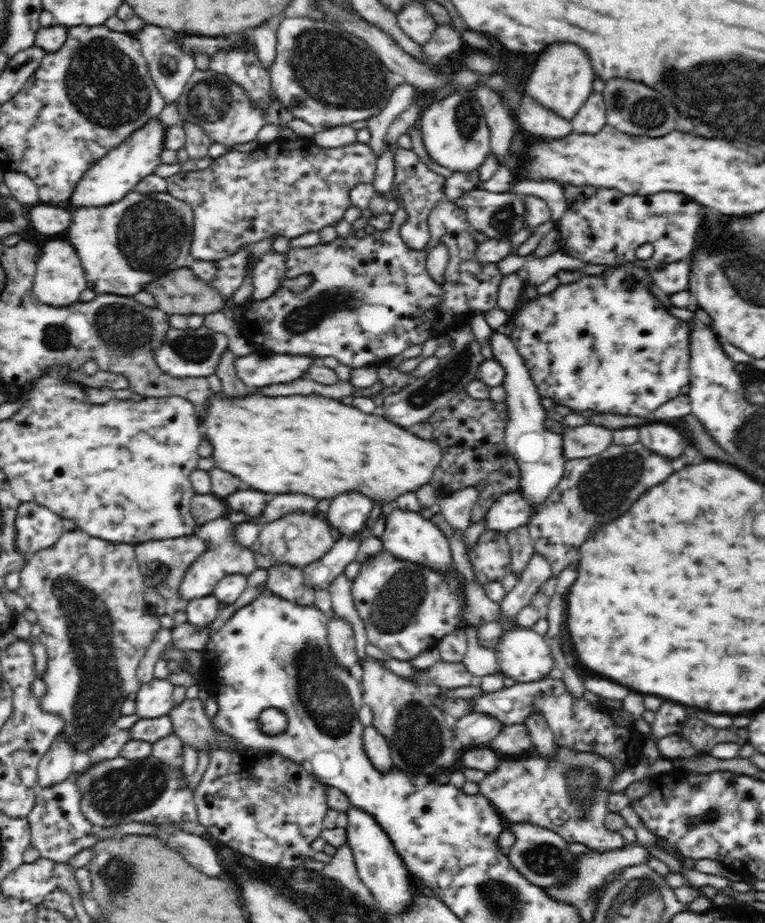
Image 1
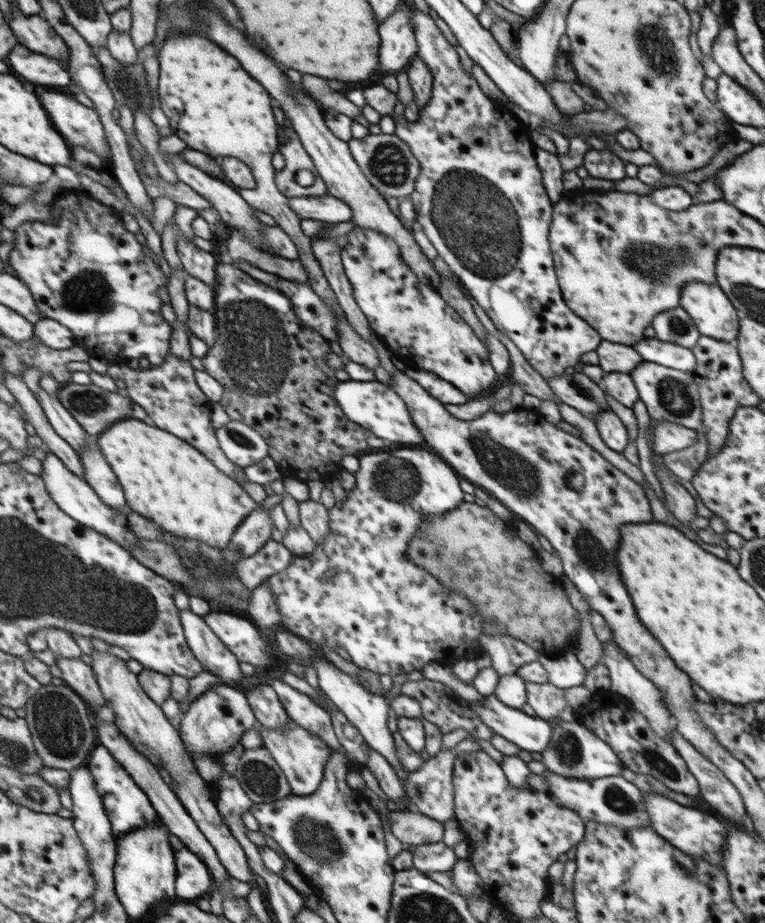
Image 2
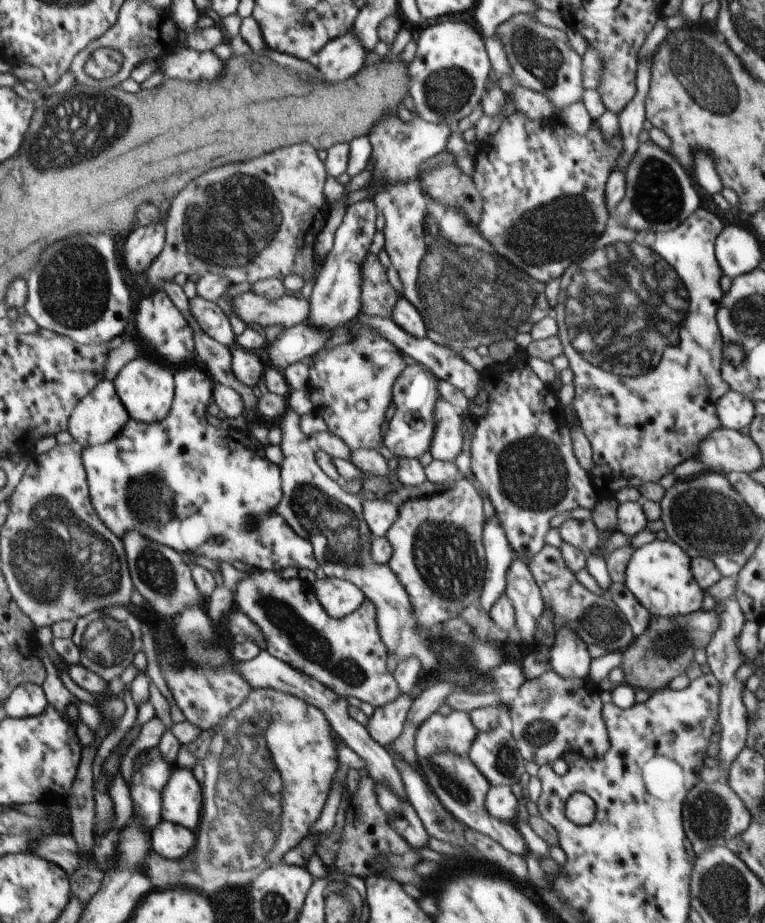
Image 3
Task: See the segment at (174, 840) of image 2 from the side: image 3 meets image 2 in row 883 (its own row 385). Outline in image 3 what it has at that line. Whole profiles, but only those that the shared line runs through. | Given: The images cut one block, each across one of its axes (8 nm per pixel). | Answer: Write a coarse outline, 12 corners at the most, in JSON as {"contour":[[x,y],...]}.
{"contour":[[212,380],[83,448],[104,526],[178,554],[316,570],[278,465],[202,416]]}

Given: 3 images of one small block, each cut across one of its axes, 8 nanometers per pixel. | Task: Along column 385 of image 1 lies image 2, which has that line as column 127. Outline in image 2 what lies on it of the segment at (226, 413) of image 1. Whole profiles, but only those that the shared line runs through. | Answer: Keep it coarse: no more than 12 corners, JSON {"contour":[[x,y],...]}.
{"contour":[[149,421],[97,440],[129,510],[226,548],[258,506]]}

